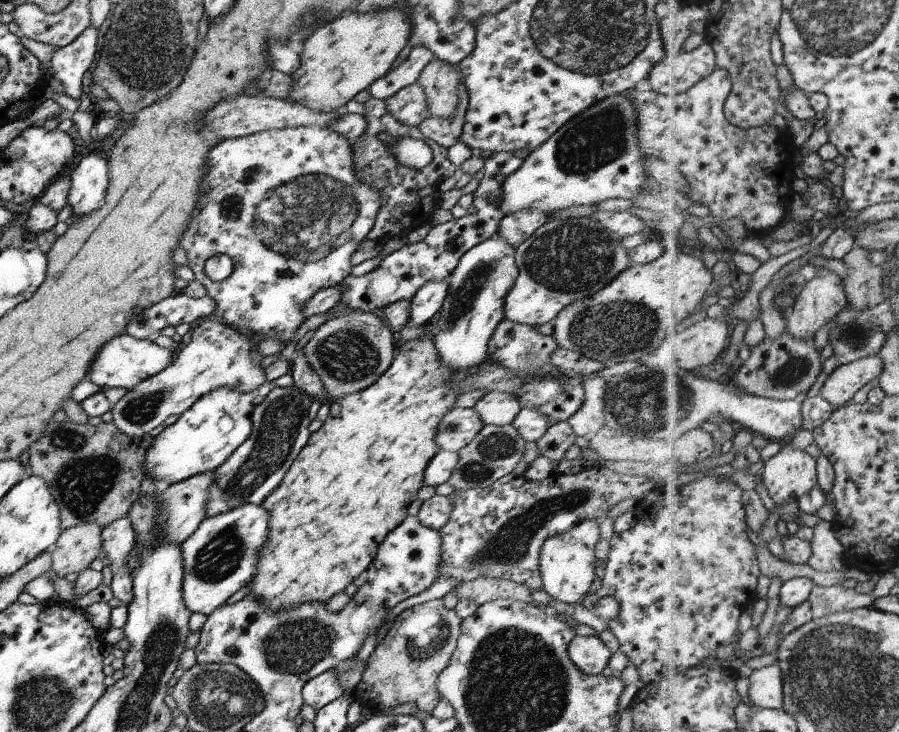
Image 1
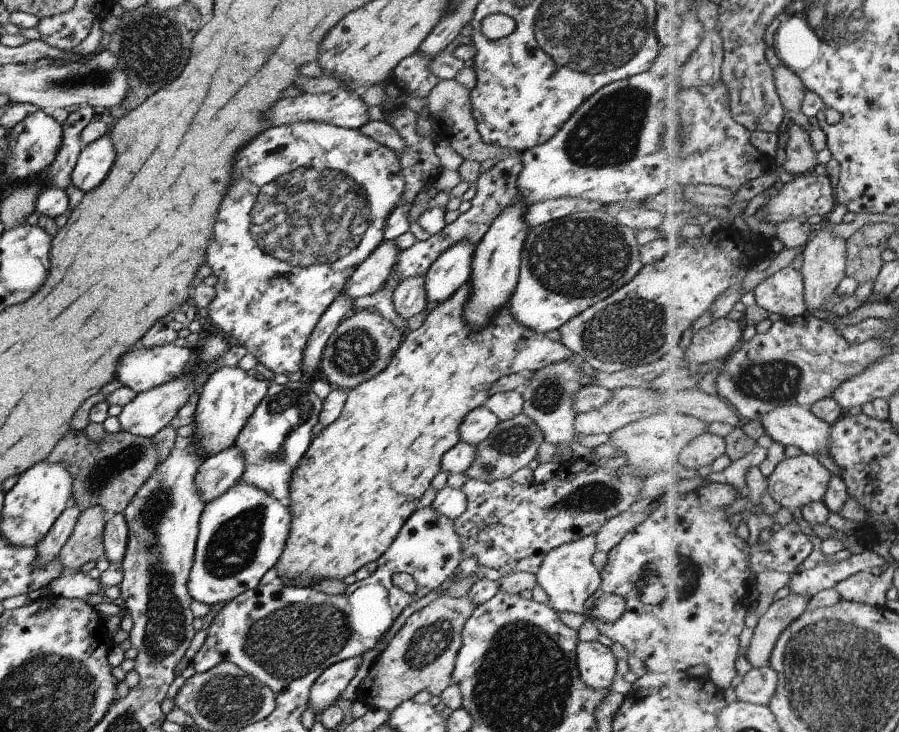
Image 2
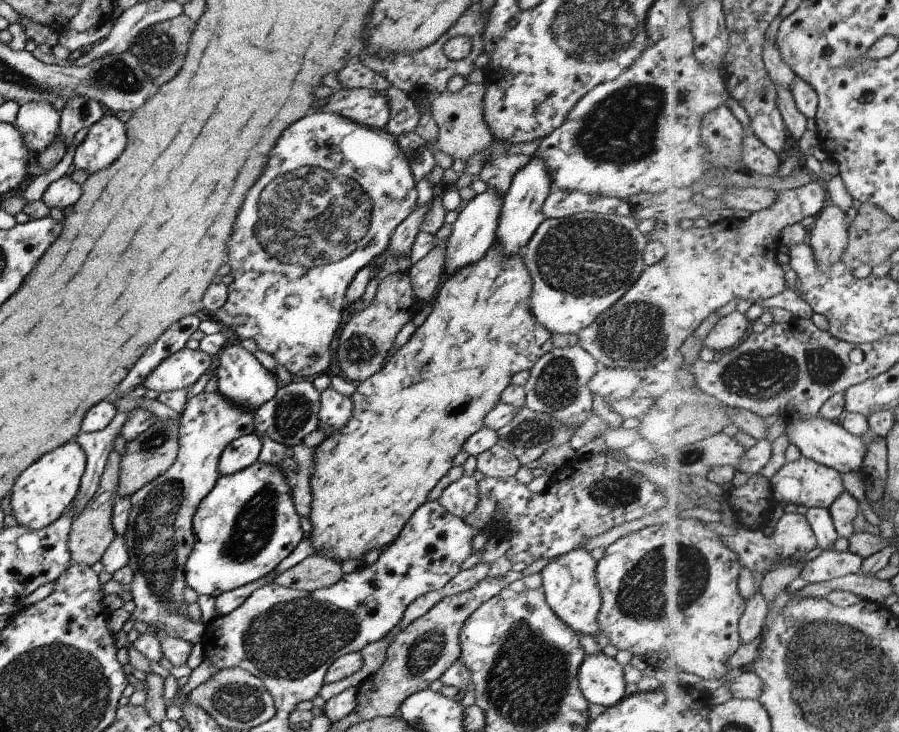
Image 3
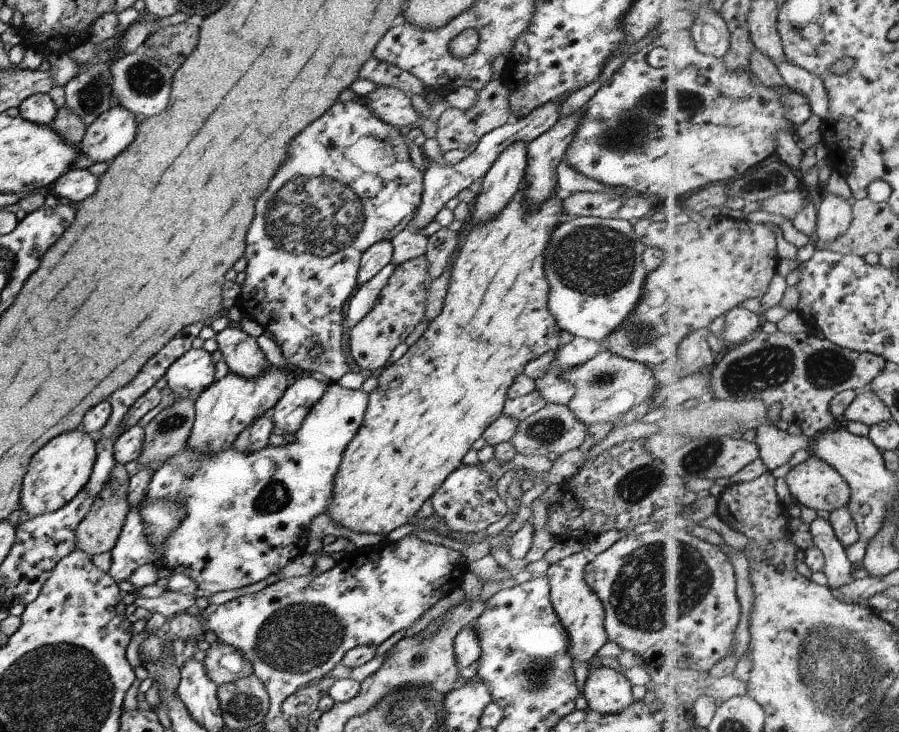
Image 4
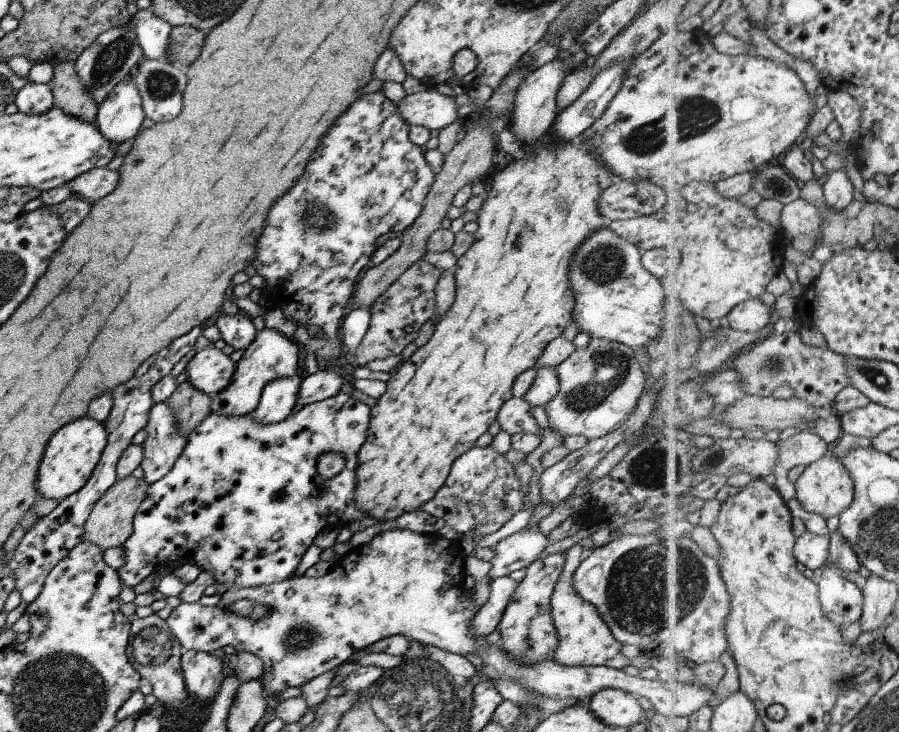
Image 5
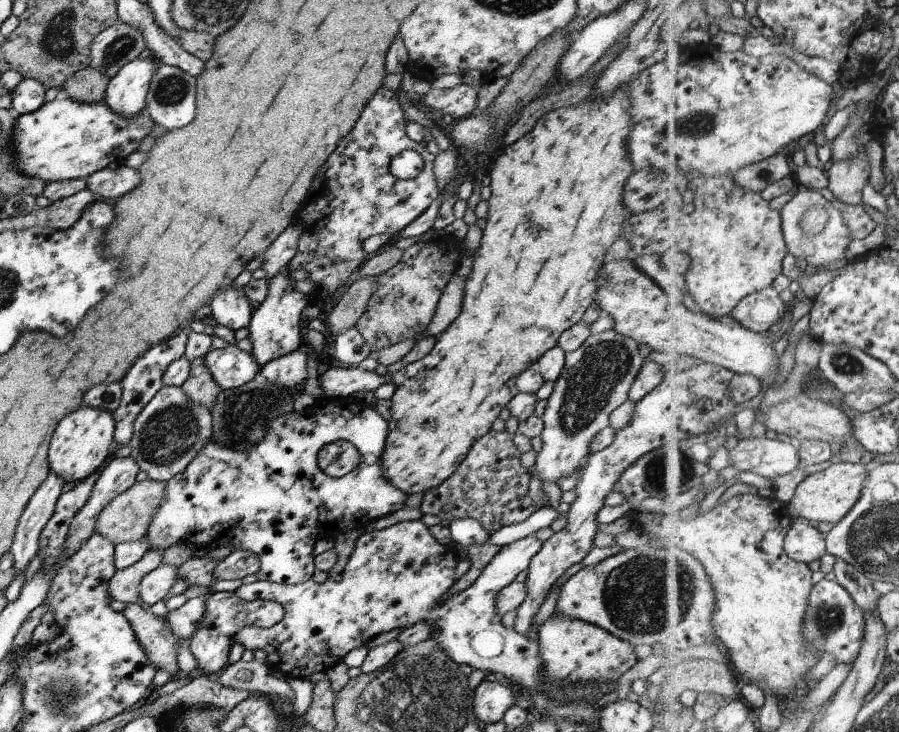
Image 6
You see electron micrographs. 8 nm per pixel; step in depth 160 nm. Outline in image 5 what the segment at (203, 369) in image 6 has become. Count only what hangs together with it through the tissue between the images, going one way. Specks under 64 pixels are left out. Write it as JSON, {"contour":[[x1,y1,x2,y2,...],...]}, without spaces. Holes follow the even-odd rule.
{"contour":[[187,381,179,382,164,402,172,414,178,432,185,437,210,412,211,399,203,391,194,389]]}

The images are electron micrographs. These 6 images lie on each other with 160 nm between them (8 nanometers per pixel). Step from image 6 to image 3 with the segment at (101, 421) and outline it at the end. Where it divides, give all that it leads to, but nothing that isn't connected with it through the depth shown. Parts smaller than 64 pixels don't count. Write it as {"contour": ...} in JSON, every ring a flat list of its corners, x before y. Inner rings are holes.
{"contour":[[67,442,53,452,43,454,35,464,27,466,19,478,15,478,9,494,10,514,17,525,36,531,51,524,67,510,79,488,80,478,84,471,86,456,77,442]]}

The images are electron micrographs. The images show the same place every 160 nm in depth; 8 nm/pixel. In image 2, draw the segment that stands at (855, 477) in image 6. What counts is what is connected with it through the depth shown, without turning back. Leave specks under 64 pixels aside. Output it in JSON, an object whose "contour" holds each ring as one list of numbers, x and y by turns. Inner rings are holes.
{"contour":[[813,455,786,458,773,471,770,495,787,509,802,509,810,502,824,500,832,476]]}

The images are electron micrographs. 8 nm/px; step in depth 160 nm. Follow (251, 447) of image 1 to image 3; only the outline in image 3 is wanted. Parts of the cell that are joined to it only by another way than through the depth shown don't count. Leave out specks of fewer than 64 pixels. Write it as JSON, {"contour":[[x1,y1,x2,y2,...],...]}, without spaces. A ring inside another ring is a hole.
{"contour":[[302,379,300,382,290,381,287,385,281,384,273,398,254,410,253,435,258,434,257,438,267,437,290,447,298,445,305,434,318,428,319,399,320,393,311,385,311,379]]}

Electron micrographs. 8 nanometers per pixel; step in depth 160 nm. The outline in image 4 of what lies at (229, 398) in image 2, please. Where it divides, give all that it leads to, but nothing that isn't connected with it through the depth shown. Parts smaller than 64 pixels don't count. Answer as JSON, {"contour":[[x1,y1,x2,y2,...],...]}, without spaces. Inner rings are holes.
{"contour":[[230,324,215,333,214,340,228,373,241,378,257,378,268,364,255,338,248,336,238,325]]}

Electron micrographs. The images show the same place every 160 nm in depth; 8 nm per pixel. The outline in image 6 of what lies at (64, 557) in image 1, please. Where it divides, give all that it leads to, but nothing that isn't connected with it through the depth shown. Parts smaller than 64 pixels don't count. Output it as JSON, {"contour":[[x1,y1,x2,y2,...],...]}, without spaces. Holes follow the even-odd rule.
{"contour":[[149,478,135,481,129,488,108,500,98,512,92,534,105,537,112,545,138,541,144,537,154,508,162,501,164,484]]}

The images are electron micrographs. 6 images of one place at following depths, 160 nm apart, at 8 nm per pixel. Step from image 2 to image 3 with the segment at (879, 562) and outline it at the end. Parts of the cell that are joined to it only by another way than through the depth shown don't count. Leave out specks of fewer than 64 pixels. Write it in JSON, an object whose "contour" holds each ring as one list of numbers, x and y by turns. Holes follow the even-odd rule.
{"contour":[[823,550,800,572,807,584,827,582,862,570,864,558,849,551]]}

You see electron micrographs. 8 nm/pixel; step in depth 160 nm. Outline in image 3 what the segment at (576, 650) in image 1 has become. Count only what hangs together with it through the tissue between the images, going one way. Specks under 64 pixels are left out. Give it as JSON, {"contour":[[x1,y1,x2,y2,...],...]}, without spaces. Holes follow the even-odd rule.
{"contour":[[596,649,593,654,584,655,576,679,588,703,610,707,625,696,622,666,601,650]]}

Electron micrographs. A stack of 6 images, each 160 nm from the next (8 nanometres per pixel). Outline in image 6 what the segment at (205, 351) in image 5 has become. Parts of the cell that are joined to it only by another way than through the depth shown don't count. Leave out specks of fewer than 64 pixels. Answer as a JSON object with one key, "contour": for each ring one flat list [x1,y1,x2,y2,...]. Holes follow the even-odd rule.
{"contour":[[227,345,222,349,210,348,204,354,203,362,211,378,221,391,238,387,249,382,261,368,249,353,240,351,236,346,232,345]]}

